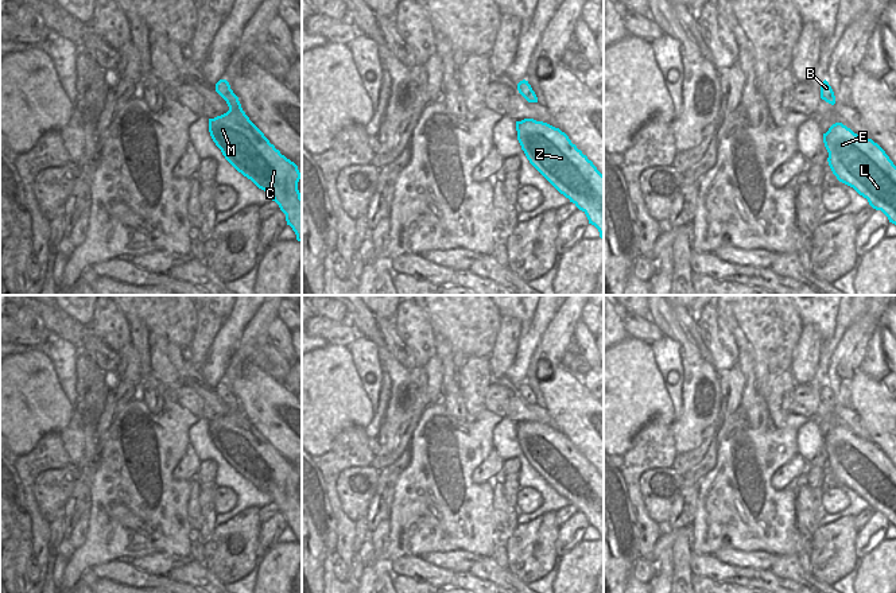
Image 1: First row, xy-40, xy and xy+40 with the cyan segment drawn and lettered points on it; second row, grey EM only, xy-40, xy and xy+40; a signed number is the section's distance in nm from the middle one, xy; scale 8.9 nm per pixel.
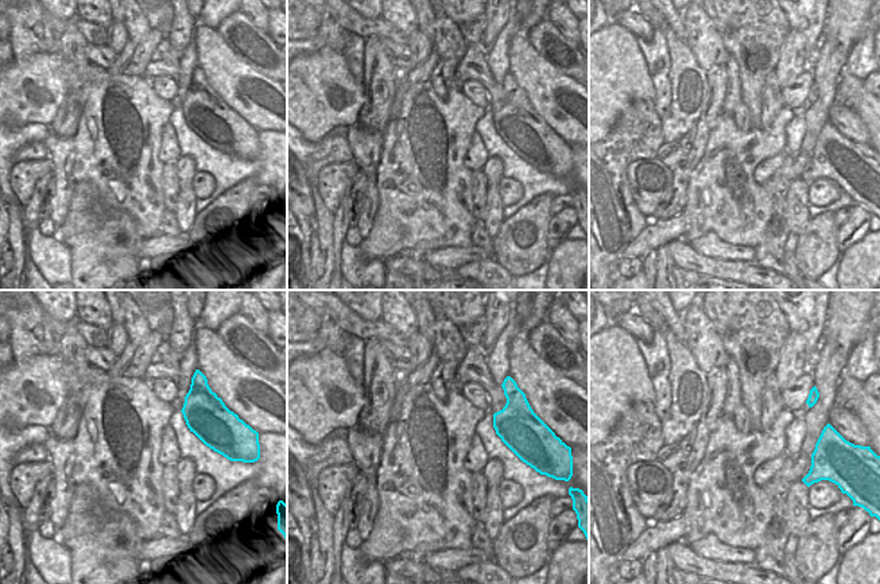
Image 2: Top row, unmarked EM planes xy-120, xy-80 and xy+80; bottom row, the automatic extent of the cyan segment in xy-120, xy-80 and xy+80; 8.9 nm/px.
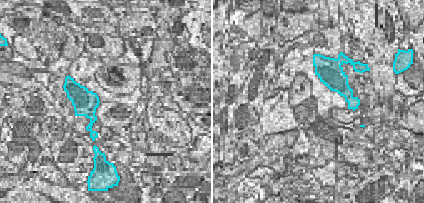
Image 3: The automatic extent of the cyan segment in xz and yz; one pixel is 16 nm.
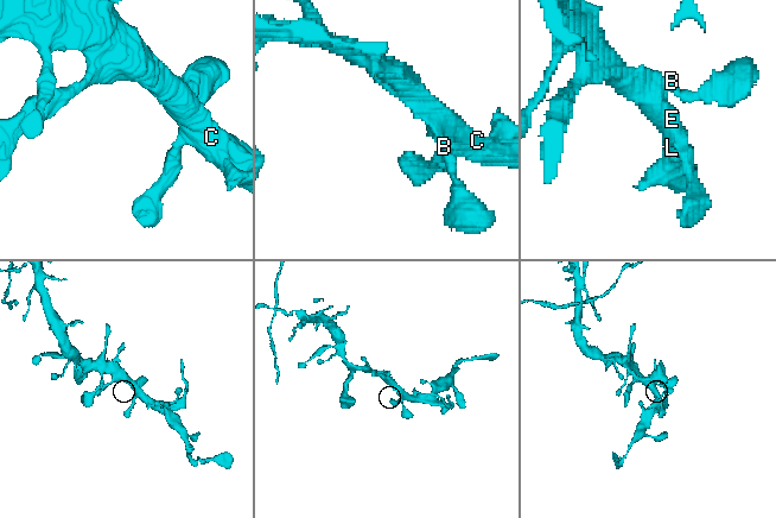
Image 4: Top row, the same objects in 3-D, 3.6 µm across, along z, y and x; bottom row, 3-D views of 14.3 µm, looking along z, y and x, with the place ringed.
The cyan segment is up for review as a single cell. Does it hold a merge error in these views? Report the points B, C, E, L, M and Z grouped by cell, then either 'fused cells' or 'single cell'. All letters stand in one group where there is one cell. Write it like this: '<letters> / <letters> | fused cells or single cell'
B C E L M Z | single cell

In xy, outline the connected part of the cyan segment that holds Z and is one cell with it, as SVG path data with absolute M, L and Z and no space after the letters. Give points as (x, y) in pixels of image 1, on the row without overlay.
M534 420L516 423L530 465L582 512L604 540L604 477L559 430Z

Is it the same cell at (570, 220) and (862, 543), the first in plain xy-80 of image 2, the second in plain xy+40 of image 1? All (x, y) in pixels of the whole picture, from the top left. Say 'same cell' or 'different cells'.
same cell

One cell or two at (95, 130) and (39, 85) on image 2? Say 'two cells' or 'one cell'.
one cell

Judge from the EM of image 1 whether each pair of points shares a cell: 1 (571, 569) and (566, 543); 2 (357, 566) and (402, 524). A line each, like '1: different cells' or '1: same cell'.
1: different cells
2: different cells

